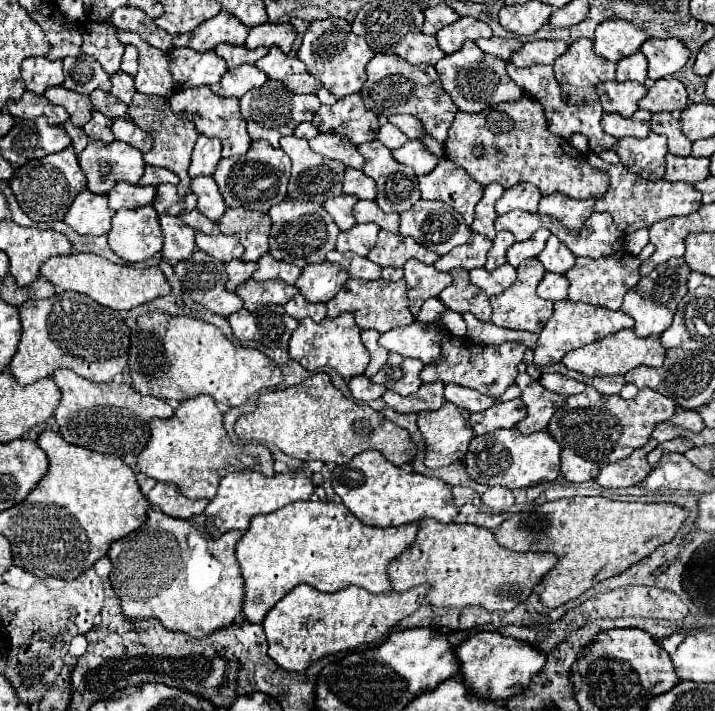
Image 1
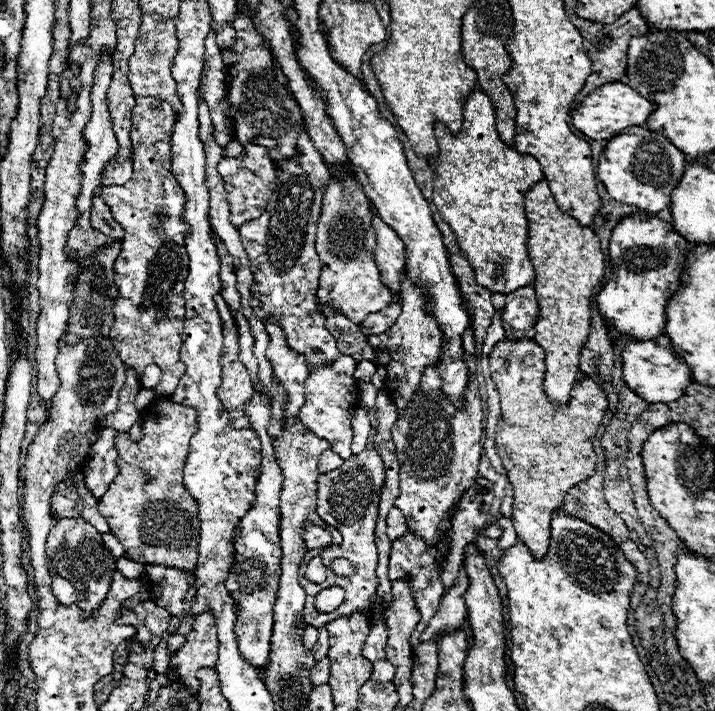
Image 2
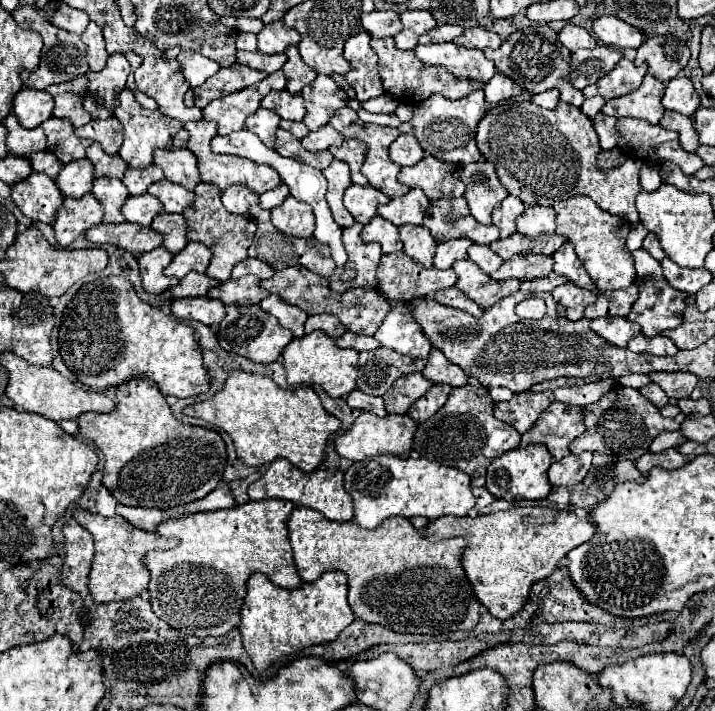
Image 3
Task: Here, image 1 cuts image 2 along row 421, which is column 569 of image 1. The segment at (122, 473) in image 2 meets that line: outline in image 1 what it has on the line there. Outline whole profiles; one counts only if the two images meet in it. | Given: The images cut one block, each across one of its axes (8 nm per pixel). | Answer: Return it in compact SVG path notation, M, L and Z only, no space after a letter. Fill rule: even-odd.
M524 96L514 104L506 102L486 108L480 114L456 112L456 118L448 130L444 154L482 186L498 182L504 188L510 188L518 182L530 182L540 188L542 196L562 192L576 200L592 196L600 198L608 188L606 176L590 168L582 152L578 152L568 140L548 132L542 106L530 96ZM476 144L484 148L484 154L474 156Z

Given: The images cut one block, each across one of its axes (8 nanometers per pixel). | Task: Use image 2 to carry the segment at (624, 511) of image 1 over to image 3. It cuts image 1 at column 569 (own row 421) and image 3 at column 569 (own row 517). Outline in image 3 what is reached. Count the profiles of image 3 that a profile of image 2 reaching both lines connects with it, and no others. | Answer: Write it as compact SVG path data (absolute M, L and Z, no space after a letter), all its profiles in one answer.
M510 508L486 516L444 516L430 522L422 534L438 542L454 536L468 540L462 554L464 570L478 600L496 618L510 618L528 602L532 584L548 578L558 568L558 562L576 546L594 536L596 528L590 522L578 520L572 512L558 508Z

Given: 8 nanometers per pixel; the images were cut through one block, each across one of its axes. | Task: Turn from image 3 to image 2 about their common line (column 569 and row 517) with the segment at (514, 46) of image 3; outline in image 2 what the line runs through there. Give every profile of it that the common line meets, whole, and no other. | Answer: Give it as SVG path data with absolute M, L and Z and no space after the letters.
M80 468L68 472L66 478L56 486L50 498L50 518L84 518L88 524L96 526L100 534L110 532L106 518L102 518L98 512L94 494L84 484L84 472Z

